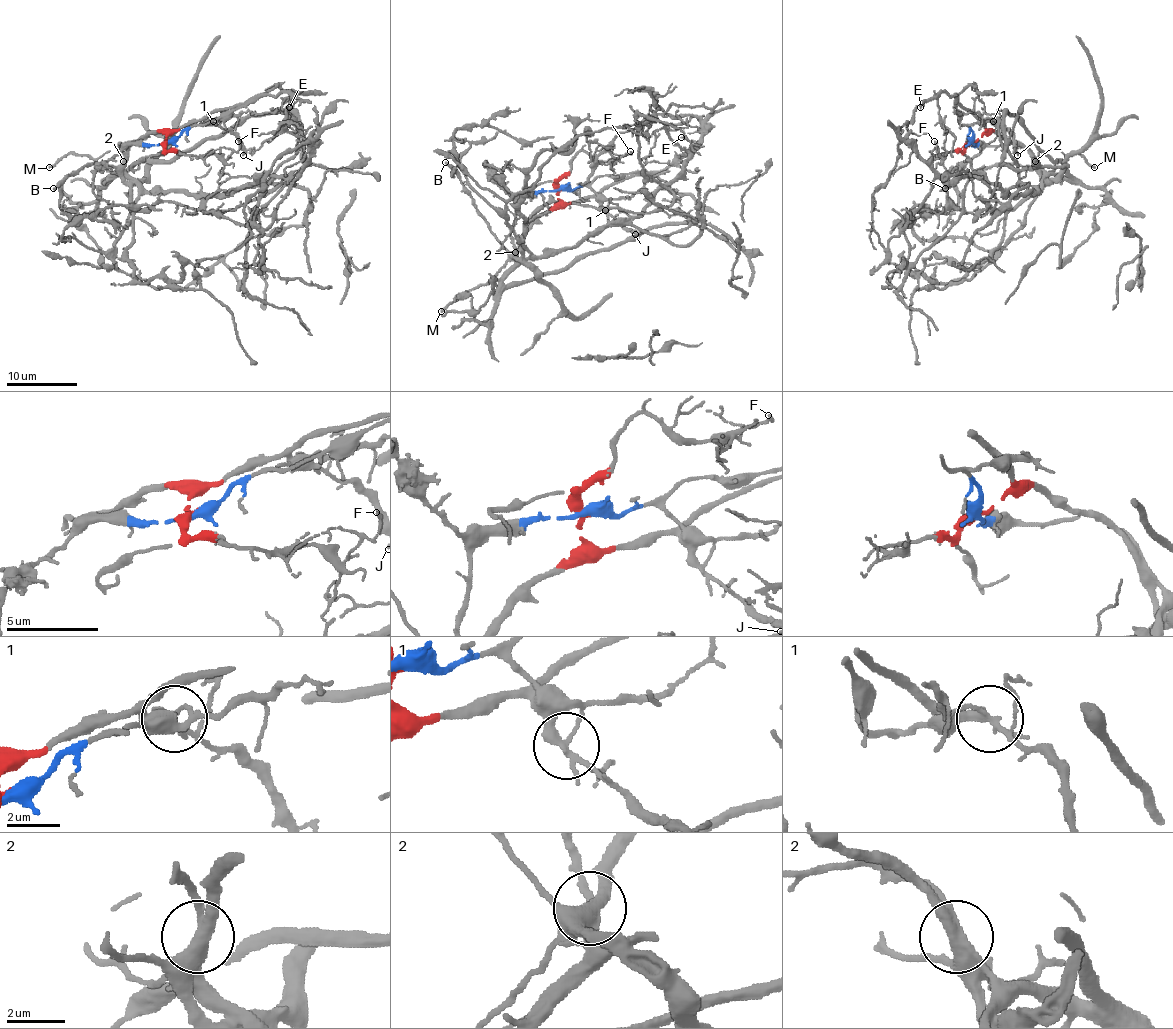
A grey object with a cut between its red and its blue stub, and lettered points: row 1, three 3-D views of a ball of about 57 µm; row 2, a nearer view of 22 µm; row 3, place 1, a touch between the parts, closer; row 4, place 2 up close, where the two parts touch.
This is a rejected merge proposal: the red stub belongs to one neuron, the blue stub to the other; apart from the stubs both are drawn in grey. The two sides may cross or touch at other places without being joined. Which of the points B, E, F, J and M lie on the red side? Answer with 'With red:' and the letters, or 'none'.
With red: B, E, F, J, M

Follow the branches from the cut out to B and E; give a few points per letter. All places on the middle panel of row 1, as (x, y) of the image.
B: (560, 190), (558, 200), (531, 225), (517, 248), (510, 252), (496, 238), (459, 176), (445, 161)
E: (560, 190), (558, 199), (574, 202), (632, 176), (664, 170), (692, 144), (680, 137)

